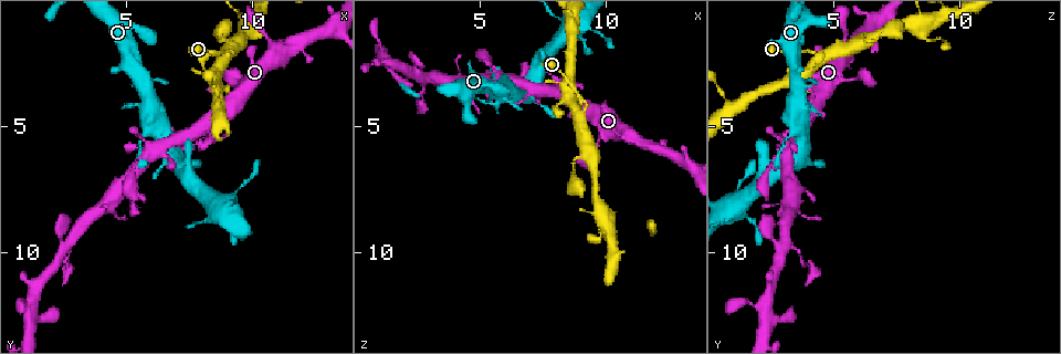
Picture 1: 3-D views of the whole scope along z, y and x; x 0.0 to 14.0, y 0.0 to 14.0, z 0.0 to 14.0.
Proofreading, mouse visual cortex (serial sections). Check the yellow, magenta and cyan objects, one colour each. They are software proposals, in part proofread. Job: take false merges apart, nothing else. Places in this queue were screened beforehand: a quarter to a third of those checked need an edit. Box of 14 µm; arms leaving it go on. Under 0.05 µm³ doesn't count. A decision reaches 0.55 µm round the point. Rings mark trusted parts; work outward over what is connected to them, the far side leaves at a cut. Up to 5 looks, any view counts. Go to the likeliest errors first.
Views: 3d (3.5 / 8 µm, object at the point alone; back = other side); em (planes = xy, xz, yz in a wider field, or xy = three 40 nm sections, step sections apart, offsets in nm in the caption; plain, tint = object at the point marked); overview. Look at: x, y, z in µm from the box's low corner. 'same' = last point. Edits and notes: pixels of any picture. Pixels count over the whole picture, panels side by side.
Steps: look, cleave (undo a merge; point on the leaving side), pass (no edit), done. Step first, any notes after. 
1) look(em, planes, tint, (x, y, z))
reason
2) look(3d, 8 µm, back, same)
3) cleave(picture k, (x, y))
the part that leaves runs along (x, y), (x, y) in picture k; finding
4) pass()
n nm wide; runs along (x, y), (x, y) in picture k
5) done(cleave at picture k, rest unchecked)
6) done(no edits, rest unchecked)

look(3d, 3.5 µm, (9.1, 2.1, 4.5))
narrows sharply

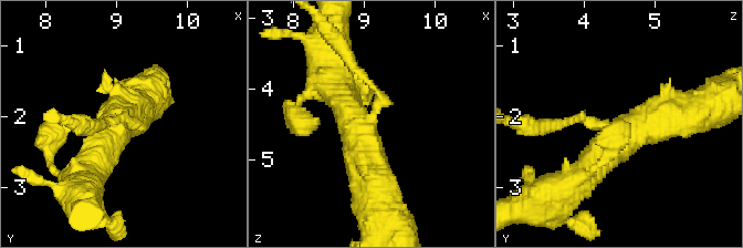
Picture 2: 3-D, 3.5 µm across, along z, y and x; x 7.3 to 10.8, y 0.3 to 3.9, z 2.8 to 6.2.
look(em, xy, step 1, tint, (9.00, 2.20, 4.50))
3 arms; arms of 100, 450, 600 nm

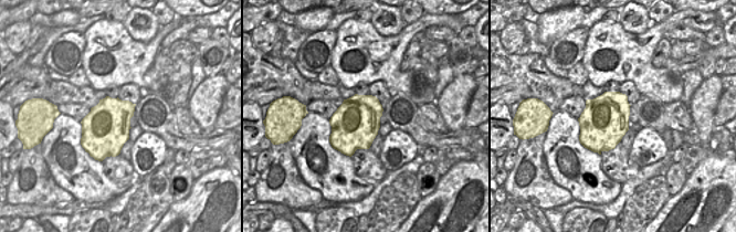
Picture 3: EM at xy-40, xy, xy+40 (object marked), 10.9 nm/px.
pass()
runs along (357, 70), (377, 192) in picture 2; one cell here

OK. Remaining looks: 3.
look(3d, 3.5 µm, (9.5, 7.5, 1.2))

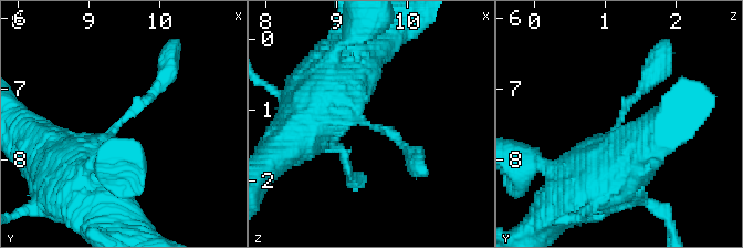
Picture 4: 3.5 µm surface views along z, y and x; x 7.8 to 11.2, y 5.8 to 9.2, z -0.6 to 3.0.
look(em, xy, step 1, tint, (9.50, 7.40, 1.25))
arms of 150, 500 nm

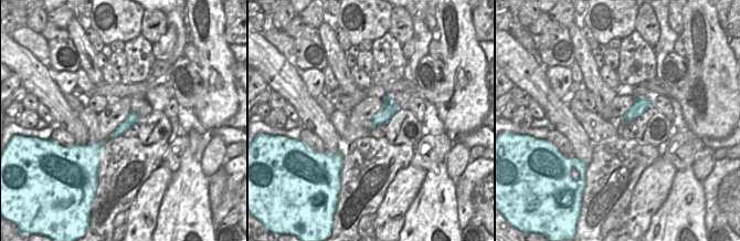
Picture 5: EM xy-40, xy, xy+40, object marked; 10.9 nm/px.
pass()
one cell here

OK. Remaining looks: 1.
done(no edits, rest unchecked)

